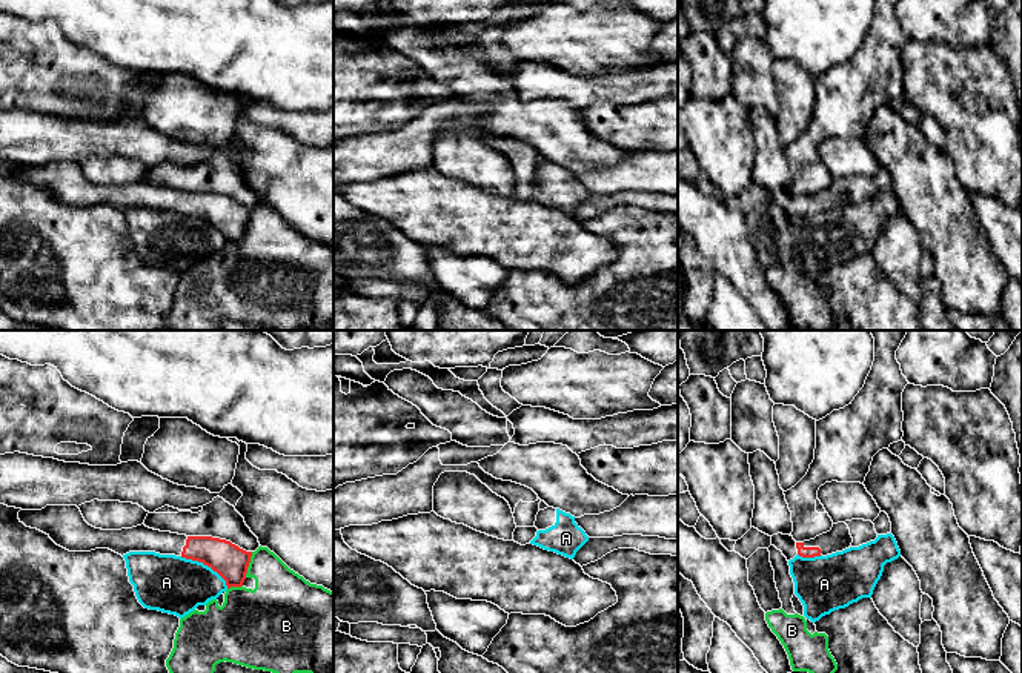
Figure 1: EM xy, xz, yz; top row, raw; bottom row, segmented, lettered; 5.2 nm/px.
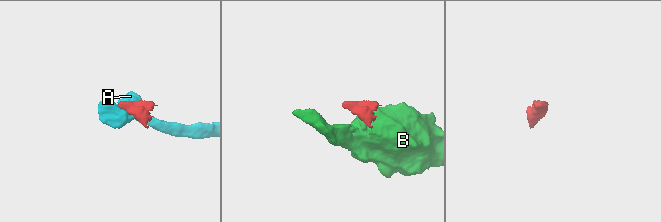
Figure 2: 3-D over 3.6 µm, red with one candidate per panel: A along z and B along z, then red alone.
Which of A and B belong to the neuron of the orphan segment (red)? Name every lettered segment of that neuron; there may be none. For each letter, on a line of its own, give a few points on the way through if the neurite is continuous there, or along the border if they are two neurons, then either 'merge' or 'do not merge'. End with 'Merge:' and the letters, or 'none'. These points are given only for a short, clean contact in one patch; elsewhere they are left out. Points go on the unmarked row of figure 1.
A: border along xy (180, 212), (209, 222), (228, 243); do not merge
B: border along xy (252, 208), (245, 232); do not merge
Merge: none

